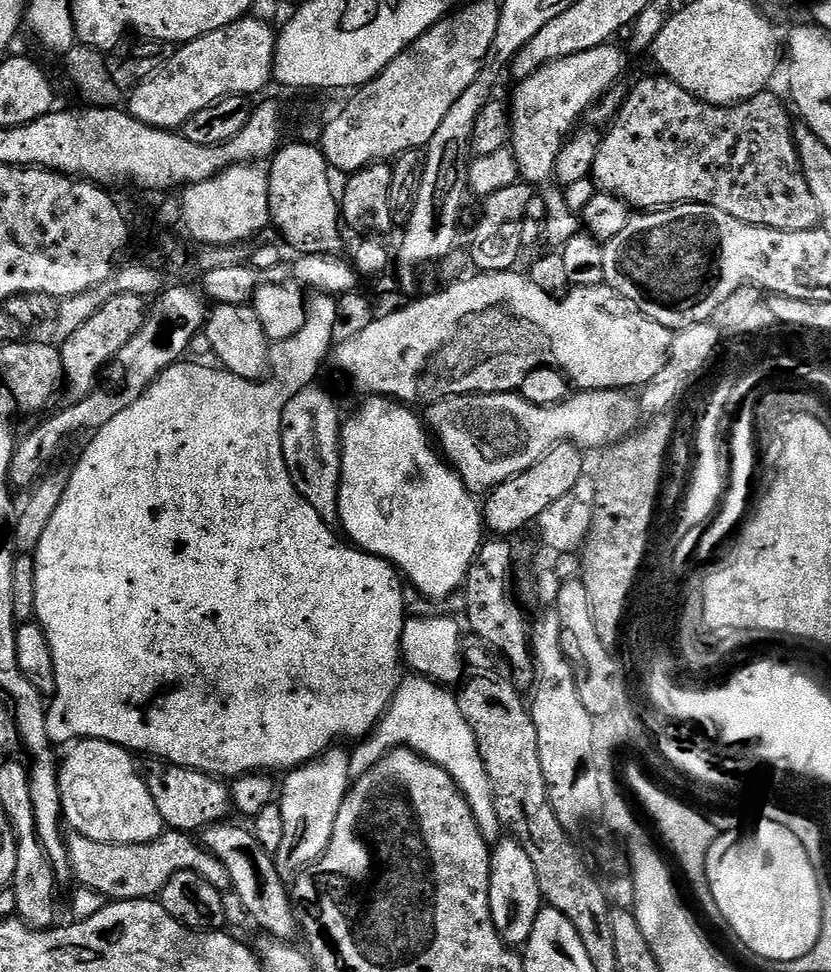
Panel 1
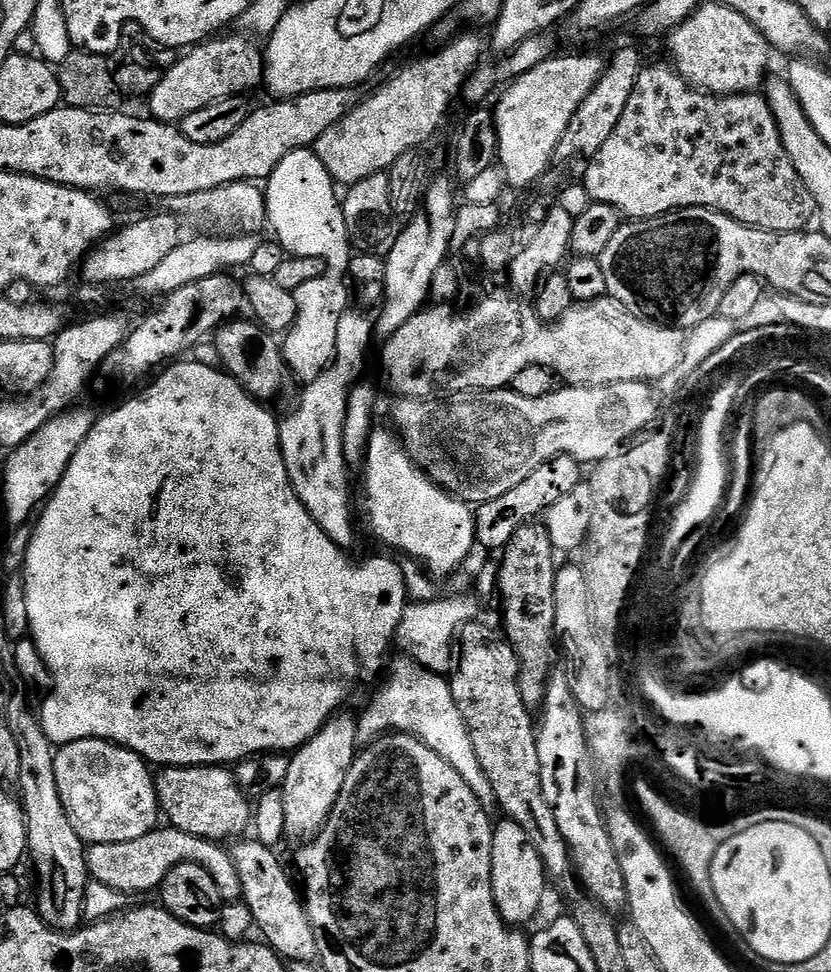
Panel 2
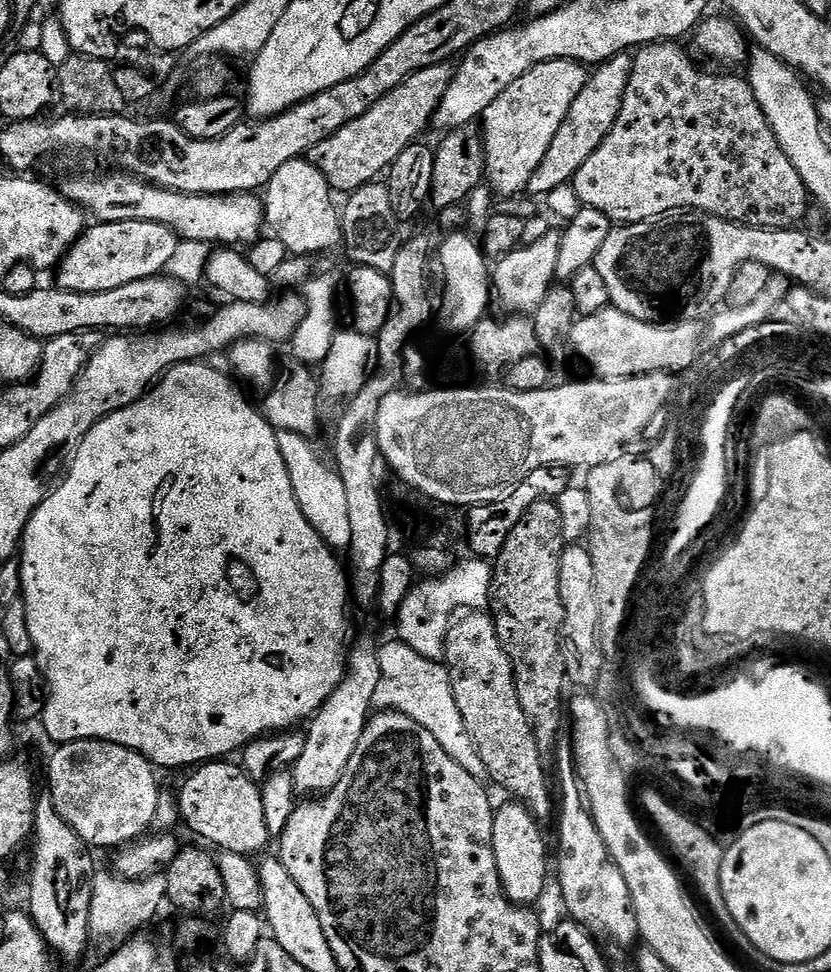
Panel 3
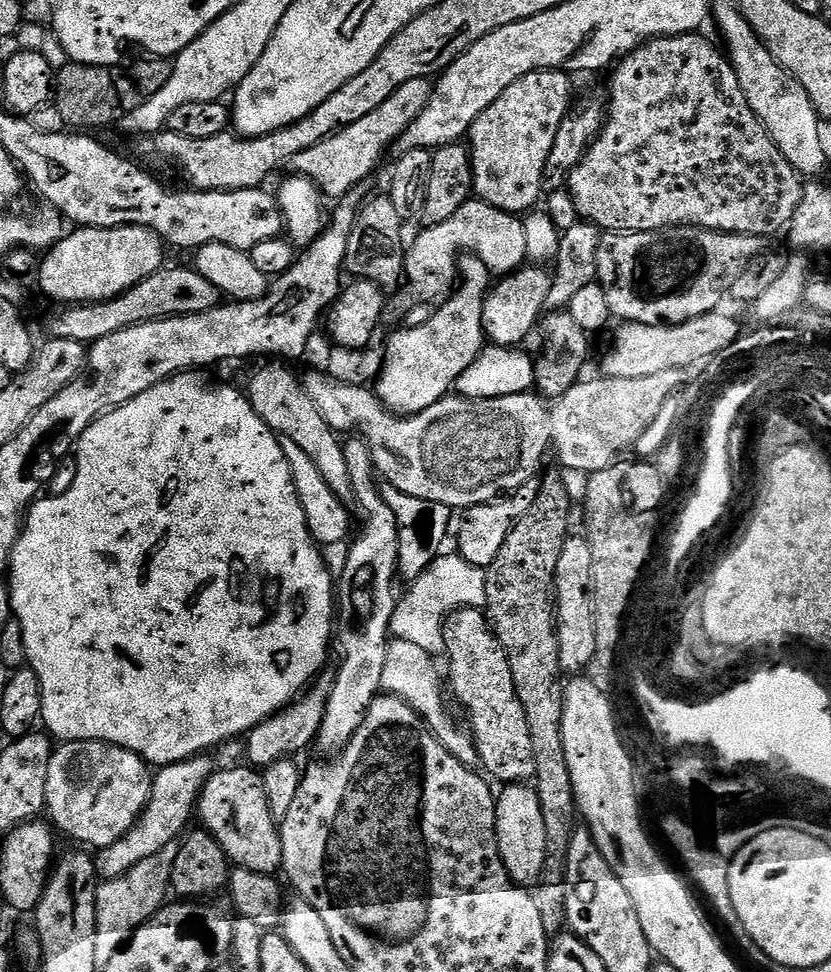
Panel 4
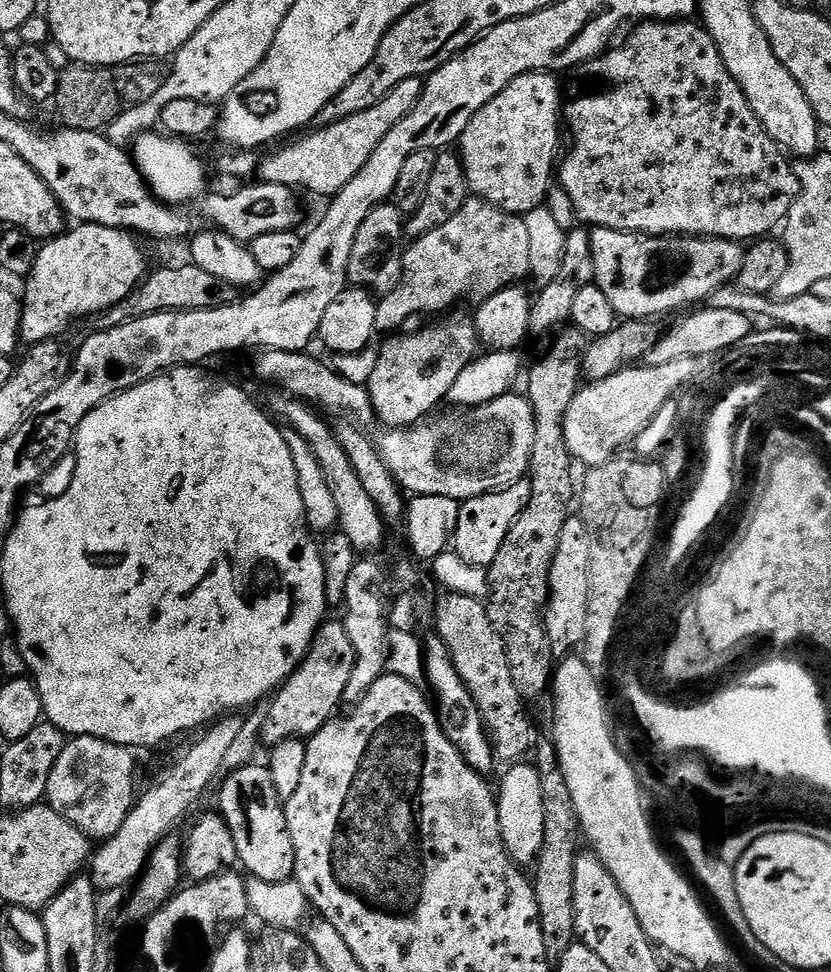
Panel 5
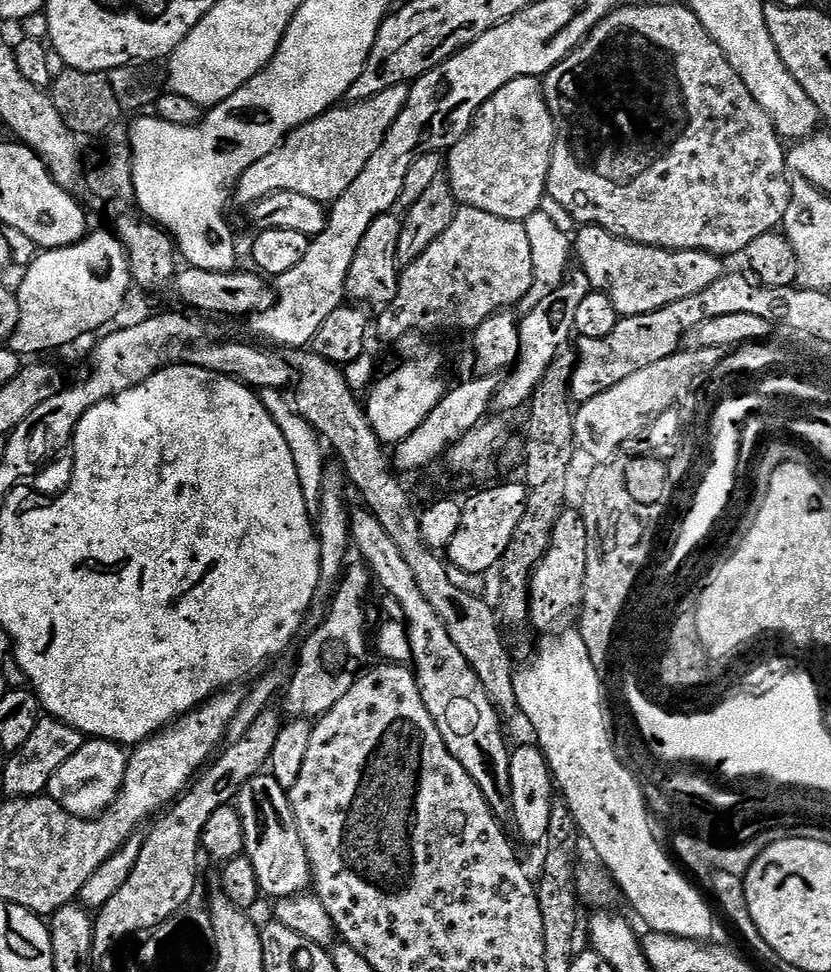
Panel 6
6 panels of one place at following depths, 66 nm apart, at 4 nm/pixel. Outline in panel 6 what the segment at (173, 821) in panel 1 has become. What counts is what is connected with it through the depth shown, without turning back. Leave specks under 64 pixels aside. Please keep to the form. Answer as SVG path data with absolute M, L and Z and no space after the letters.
M271 774L254 776L237 792L234 807L242 820L244 852L254 866L261 893L265 897L281 900L309 891L312 867L306 846L302 846L302 834L298 834L298 822L294 818L286 789Z

